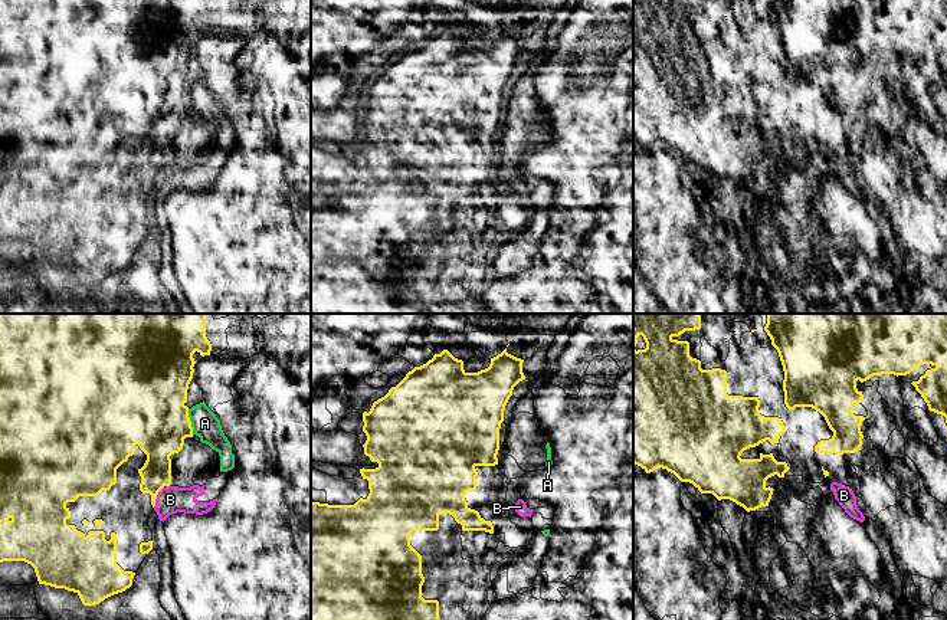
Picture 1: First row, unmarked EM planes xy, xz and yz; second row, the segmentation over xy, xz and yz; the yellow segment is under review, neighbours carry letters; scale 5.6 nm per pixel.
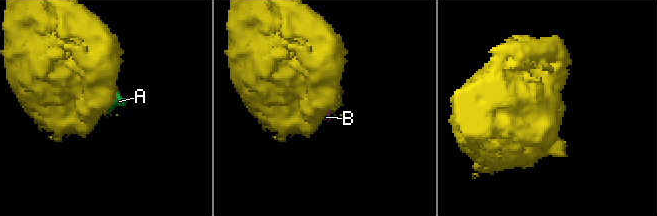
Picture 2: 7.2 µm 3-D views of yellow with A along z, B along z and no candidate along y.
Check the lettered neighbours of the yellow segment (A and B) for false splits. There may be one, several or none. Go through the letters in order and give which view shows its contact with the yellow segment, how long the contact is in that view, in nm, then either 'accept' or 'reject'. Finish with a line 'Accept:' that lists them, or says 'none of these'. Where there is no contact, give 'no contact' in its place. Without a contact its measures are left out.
A: contact in xy; length 150 nm; reject
B: contact in xy; length 130 nm; reject
Accept: none of these

